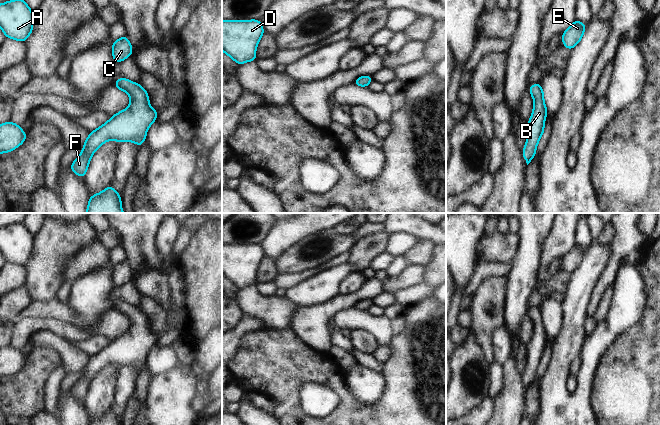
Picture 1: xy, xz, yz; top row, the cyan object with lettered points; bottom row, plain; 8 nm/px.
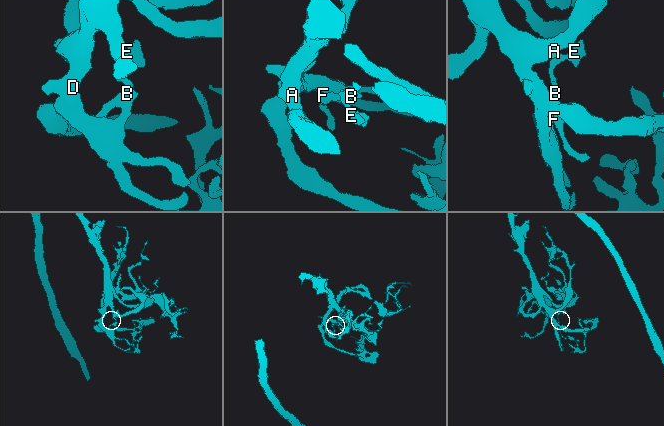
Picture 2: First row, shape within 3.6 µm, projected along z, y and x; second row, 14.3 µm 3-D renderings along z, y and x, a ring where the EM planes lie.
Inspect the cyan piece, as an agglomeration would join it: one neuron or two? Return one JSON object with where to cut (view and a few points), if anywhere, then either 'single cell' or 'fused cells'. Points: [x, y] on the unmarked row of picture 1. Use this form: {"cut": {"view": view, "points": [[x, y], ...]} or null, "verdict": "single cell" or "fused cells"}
{"cut": null, "verdict": "single cell"}

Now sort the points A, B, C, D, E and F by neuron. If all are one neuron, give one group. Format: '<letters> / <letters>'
A B C D E F

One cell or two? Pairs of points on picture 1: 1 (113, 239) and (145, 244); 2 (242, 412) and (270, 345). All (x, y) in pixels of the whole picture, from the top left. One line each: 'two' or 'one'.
1: two
2: two

